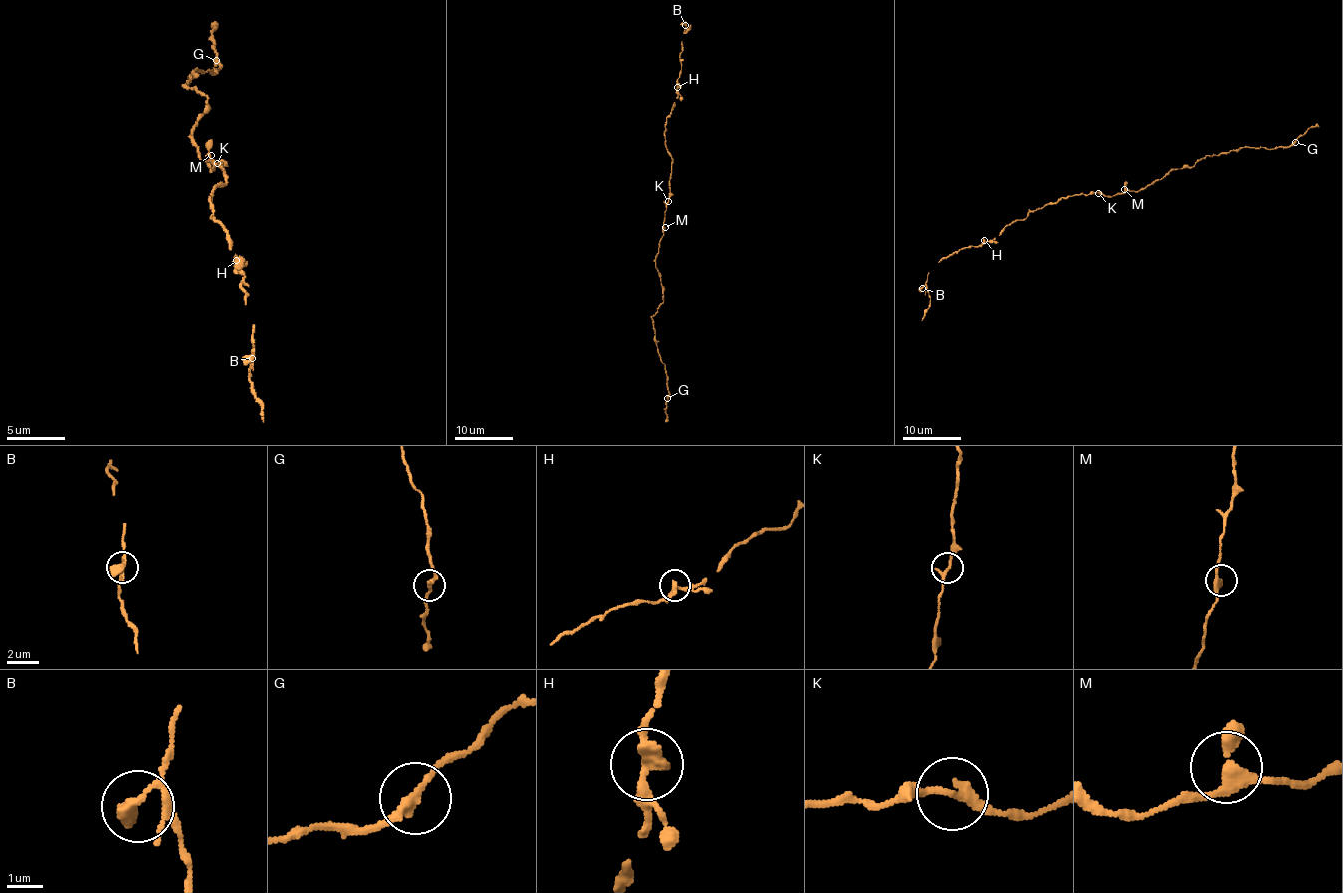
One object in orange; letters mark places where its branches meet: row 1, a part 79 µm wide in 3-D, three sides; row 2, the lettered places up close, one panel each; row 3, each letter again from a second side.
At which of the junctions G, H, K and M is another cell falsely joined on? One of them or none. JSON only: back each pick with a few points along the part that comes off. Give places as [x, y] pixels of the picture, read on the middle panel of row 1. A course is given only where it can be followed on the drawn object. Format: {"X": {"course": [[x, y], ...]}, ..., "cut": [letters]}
{"cut": []}

